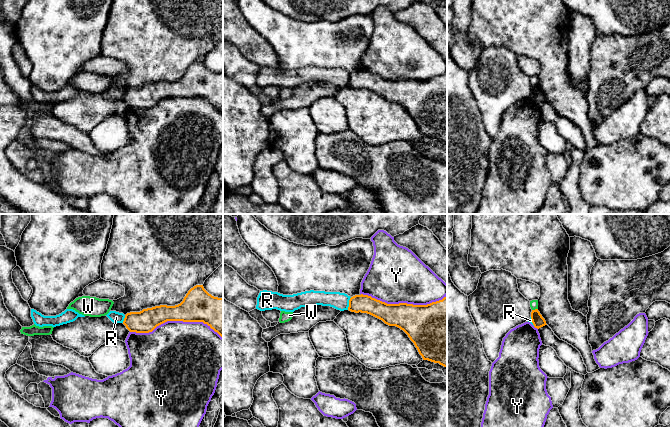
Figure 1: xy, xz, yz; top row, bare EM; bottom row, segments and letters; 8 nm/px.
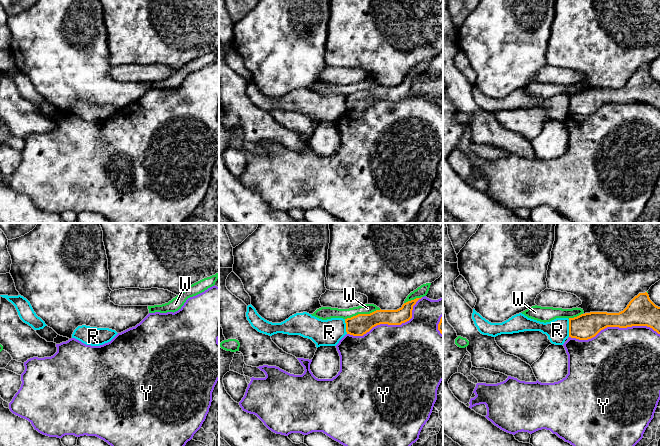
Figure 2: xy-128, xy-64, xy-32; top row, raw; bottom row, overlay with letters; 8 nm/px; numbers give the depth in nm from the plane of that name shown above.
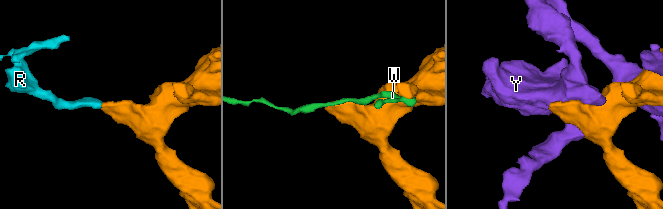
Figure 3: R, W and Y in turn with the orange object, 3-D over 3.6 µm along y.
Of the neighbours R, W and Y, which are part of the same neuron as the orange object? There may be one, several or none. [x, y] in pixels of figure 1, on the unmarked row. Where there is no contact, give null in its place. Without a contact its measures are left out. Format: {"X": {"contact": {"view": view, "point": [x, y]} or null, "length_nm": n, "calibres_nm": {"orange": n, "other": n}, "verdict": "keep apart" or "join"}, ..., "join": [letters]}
{"R": {"contact": {"view": "xz", "point": [349, 79]}, "length_nm": 110, "calibres_nm": {"orange": 140, "other": 140}, "verdict": "keep apart"}, "W": {"contact": {"view": "yz", "point": [535, 85]}, "length_nm": 50, "calibres_nm": {"orange": 100, "other": 60}, "verdict": "keep apart"}, "Y": {"contact": {"view": "xy", "point": [176, 96]}, "length_nm": 750, "calibres_nm": {"orange": 260, "other": 500}, "verdict": "keep apart"}, "join": []}

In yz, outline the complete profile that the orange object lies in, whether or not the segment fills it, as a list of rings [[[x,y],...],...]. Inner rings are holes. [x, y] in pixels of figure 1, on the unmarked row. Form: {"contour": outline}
{"contour": [[[538,85],[532,86],[531,96],[532,96],[534,103],[537,105],[547,101],[545,95],[542,93]]]}

